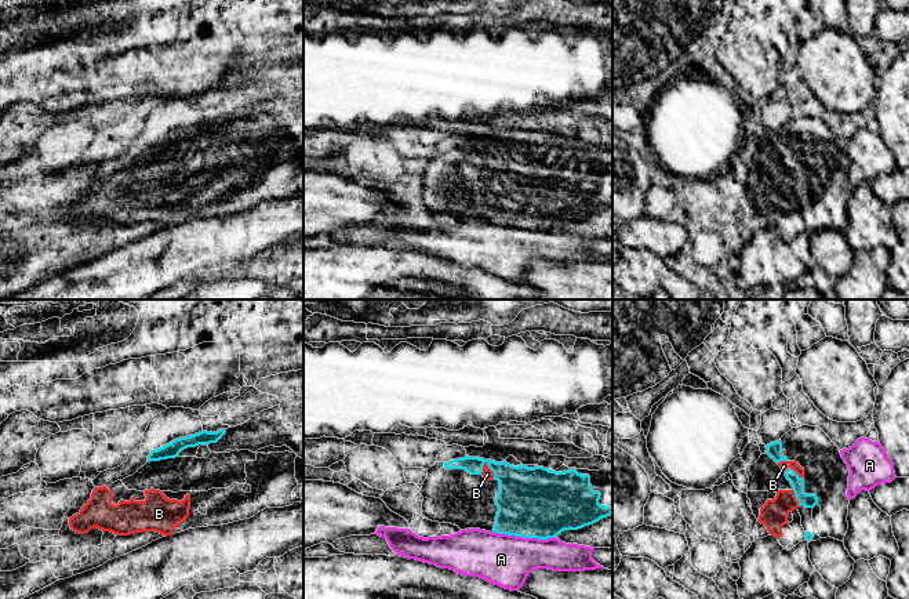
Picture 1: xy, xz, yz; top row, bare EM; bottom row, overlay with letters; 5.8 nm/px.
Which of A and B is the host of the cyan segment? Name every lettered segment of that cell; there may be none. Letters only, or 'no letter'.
B

